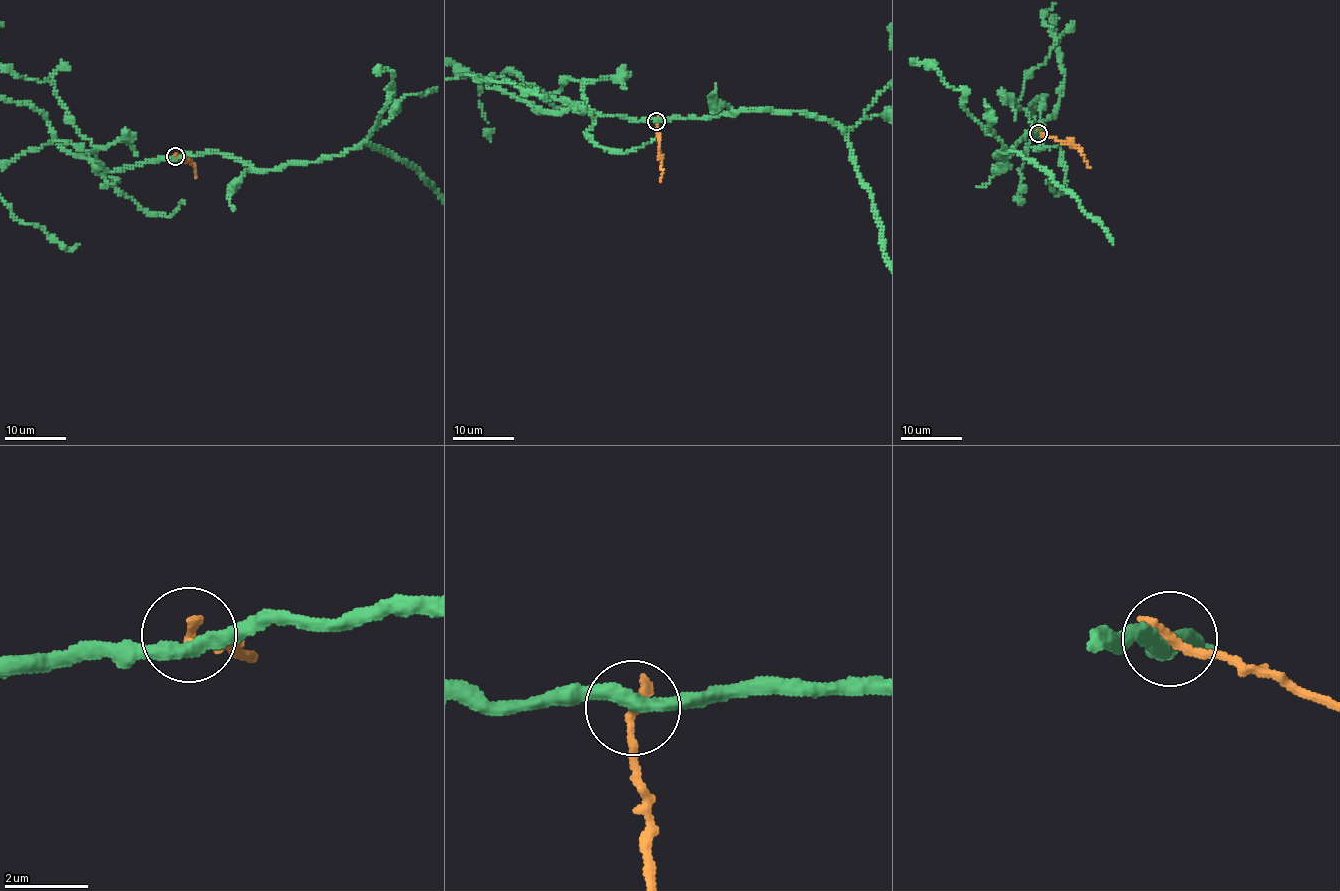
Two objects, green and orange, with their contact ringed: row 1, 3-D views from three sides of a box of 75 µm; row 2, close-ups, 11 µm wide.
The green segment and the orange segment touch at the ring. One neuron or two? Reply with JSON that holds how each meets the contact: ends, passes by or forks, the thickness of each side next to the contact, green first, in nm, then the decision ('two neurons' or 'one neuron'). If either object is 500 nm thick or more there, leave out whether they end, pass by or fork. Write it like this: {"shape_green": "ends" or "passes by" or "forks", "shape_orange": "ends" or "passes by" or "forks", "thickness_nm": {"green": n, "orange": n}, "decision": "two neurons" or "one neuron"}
{"shape_green": "passes by", "shape_orange": "ends", "thickness_nm": {"green": 340, "orange": 280}, "decision": "two neurons"}

